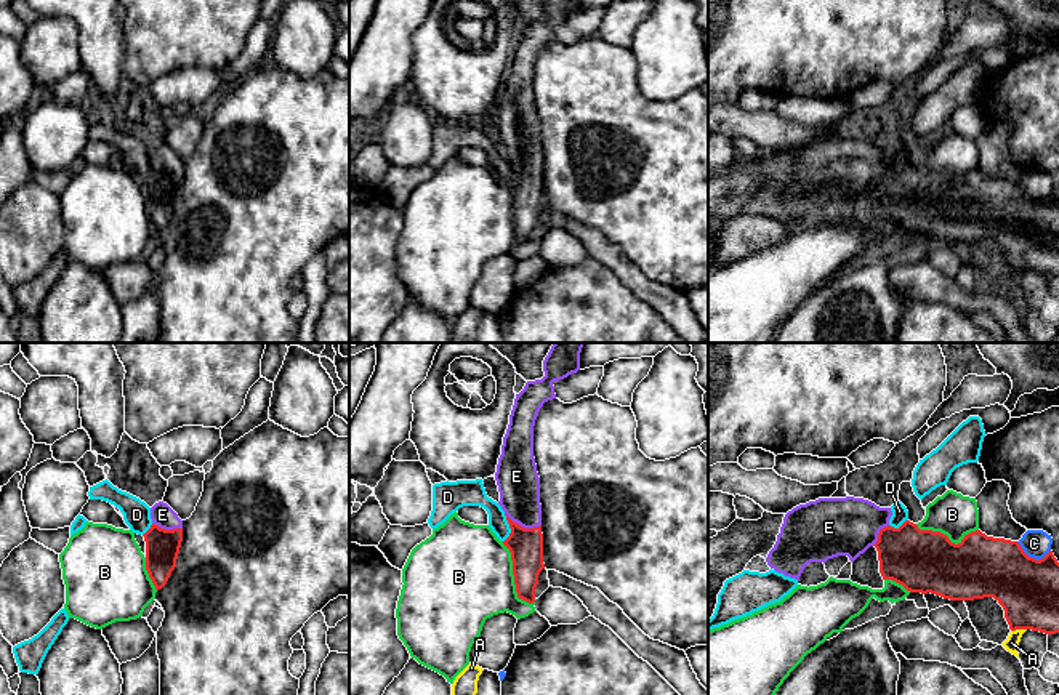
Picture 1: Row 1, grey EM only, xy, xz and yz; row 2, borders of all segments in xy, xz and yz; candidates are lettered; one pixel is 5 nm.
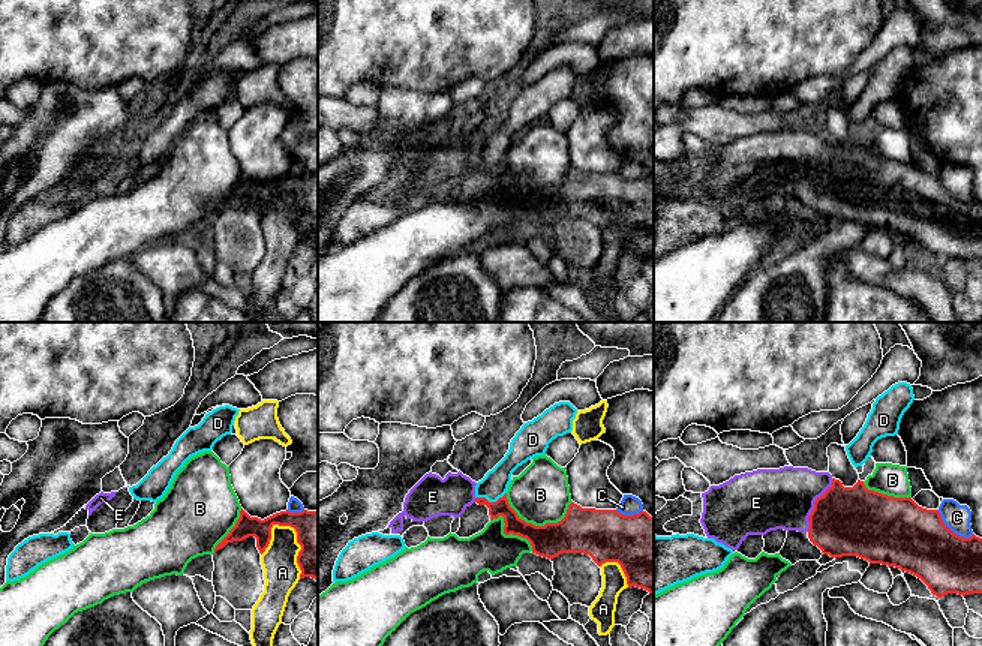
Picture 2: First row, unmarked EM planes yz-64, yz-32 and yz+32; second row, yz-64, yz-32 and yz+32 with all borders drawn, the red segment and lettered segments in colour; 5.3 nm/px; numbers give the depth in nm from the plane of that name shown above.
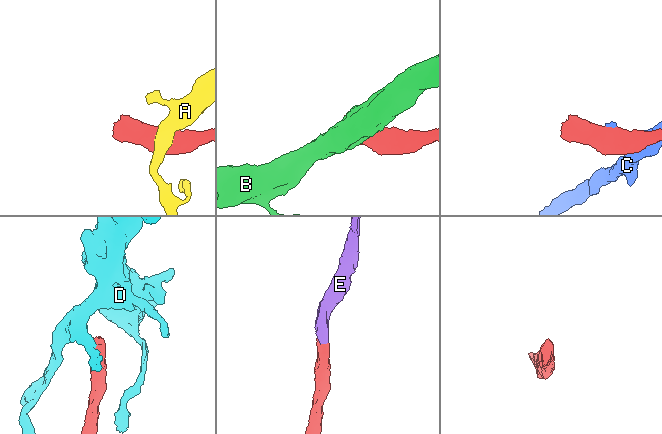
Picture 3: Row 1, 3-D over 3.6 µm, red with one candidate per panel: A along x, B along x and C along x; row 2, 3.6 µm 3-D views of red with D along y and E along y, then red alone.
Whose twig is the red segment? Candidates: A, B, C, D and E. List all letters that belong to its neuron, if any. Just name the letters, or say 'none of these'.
E

